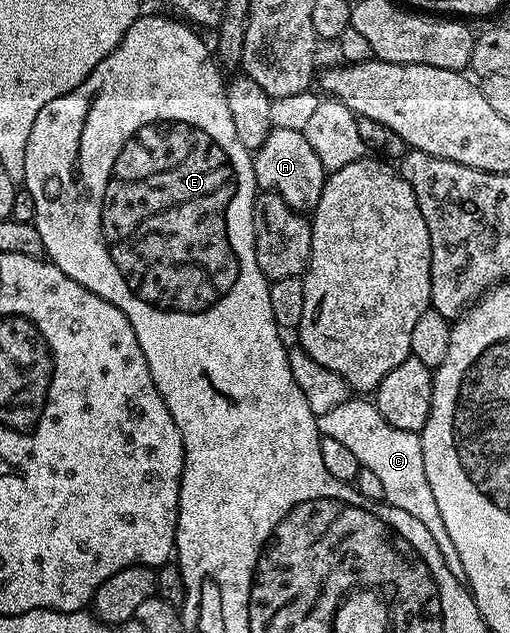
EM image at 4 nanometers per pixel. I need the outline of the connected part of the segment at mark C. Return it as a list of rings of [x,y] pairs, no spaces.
[[[360,395],[353,396],[346,403],[338,403],[338,407],[317,417],[316,426],[321,437],[338,439],[338,443],[343,443],[358,458],[361,469],[374,471],[374,476],[382,482],[386,491],[384,501],[387,504],[398,507],[398,511],[414,515],[418,523],[426,523],[426,531],[434,535],[434,543],[438,543],[438,551],[442,551],[442,559],[446,559],[450,575],[463,578],[462,559],[458,559],[458,551],[454,551],[454,542],[446,531],[446,523],[442,523],[442,515],[438,515],[434,491],[430,491],[430,483],[426,480],[426,463],[422,463],[420,434],[392,427],[382,419],[376,404]]]

